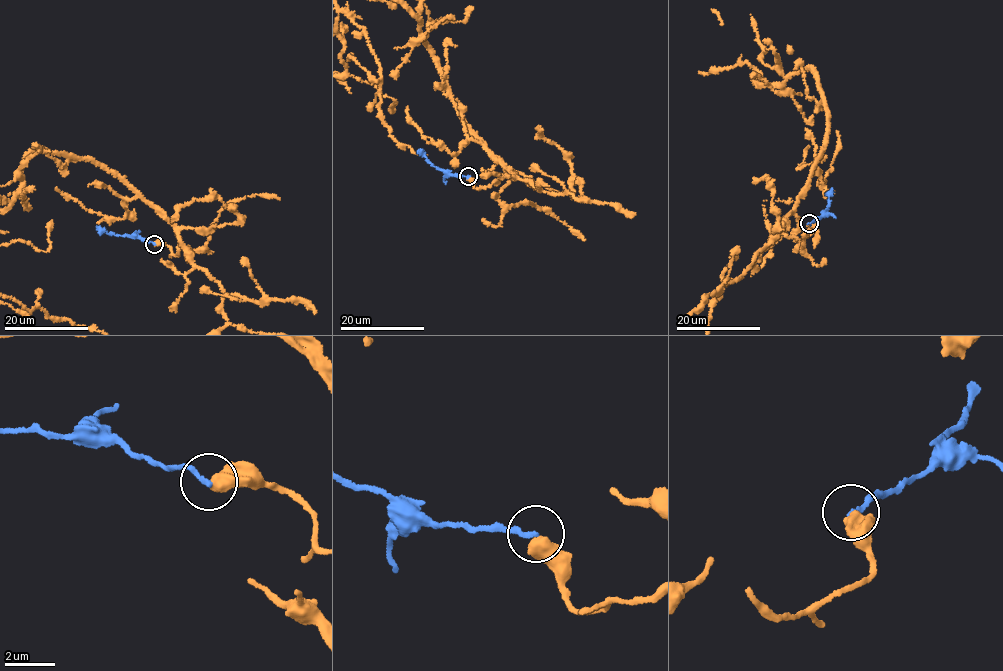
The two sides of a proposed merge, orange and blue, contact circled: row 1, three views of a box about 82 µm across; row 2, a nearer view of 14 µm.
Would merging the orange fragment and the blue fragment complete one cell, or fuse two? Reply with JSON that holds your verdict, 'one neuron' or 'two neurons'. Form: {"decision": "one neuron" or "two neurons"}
{"decision": "two neurons"}

